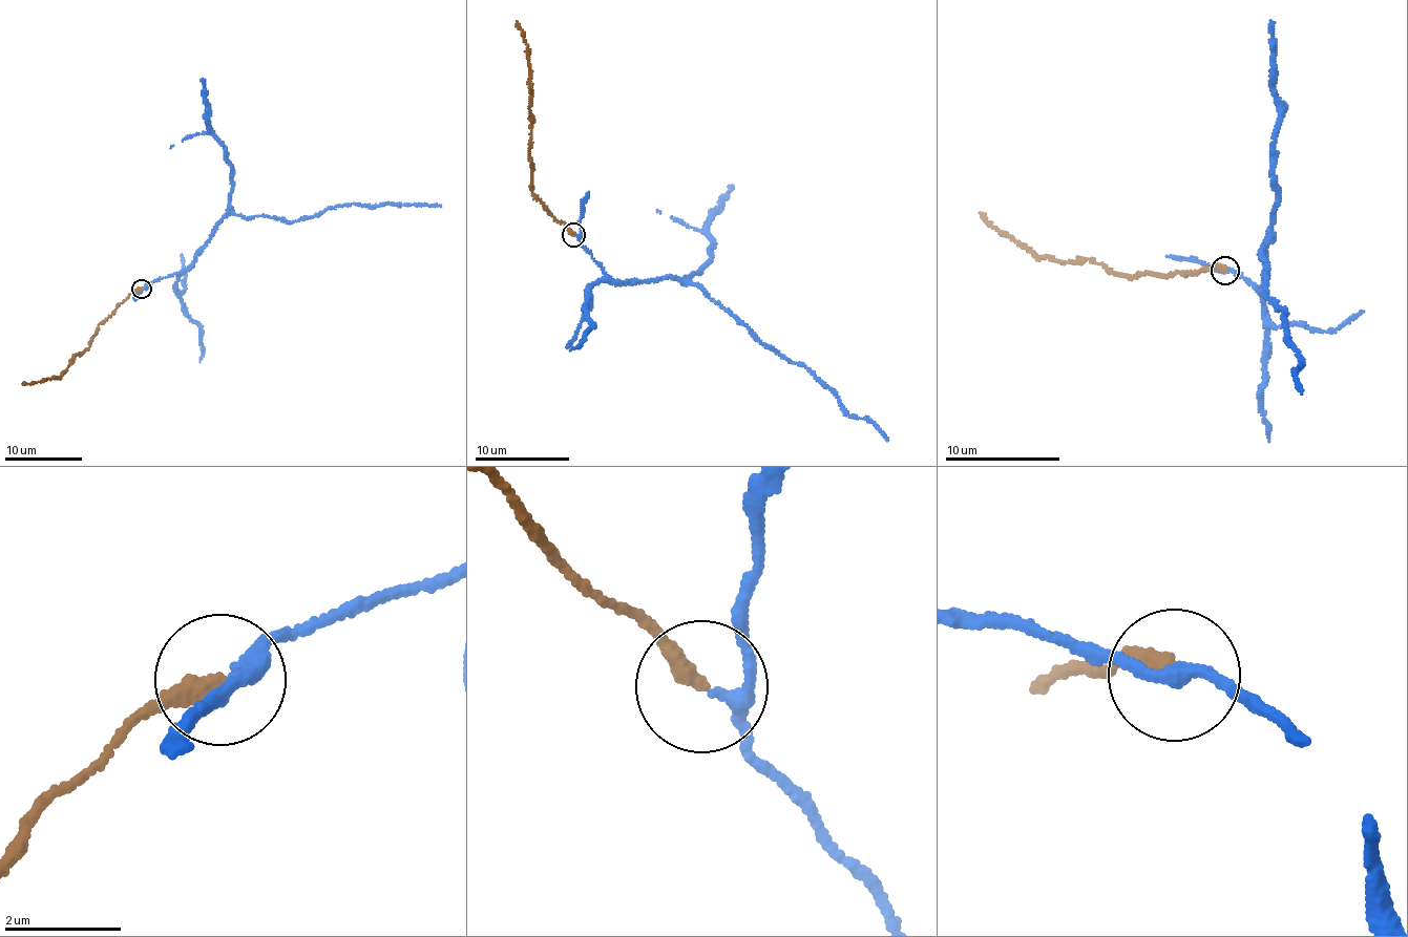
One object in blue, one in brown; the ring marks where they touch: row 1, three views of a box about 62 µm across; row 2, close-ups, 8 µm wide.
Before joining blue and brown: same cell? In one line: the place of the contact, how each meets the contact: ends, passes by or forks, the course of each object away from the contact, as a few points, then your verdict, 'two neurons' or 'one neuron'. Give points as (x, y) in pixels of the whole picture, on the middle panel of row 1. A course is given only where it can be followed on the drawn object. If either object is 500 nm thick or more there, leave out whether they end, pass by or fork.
(573, 234) | blue passes by | brown ends | blue via (573, 235), (621, 283), (668, 276), (701, 286), (770, 348), (825, 383), (849, 416), (871, 421), (887, 441) | brown via (573, 235), (567, 226), (554, 219), (532, 191), (529, 82), (524, 33), (517, 21) | one neuron

